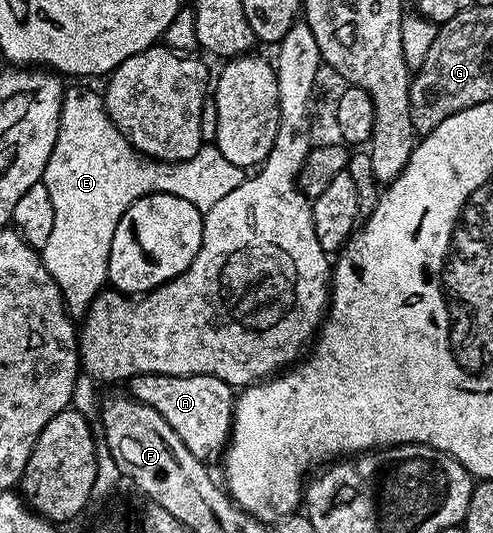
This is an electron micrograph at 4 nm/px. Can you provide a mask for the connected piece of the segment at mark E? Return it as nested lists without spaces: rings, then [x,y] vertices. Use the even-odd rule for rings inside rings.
[[[88,84],[72,86],[65,89],[58,136],[41,178],[54,205],[54,229],[50,232],[50,240],[46,240],[42,257],[54,284],[58,284],[62,292],[65,311],[72,316],[83,316],[87,314],[88,305],[96,295],[105,289],[110,240],[114,240],[114,228],[134,200],[147,194],[173,194],[182,196],[182,200],[190,200],[190,204],[194,204],[194,208],[201,212],[207,212],[214,208],[214,204],[218,204],[218,200],[222,200],[222,196],[234,192],[234,188],[244,182],[246,174],[241,167],[230,164],[230,160],[226,160],[226,156],[222,156],[214,144],[201,145],[200,151],[185,162],[160,162],[157,158],[140,153],[110,120],[99,89],[91,90]]]

